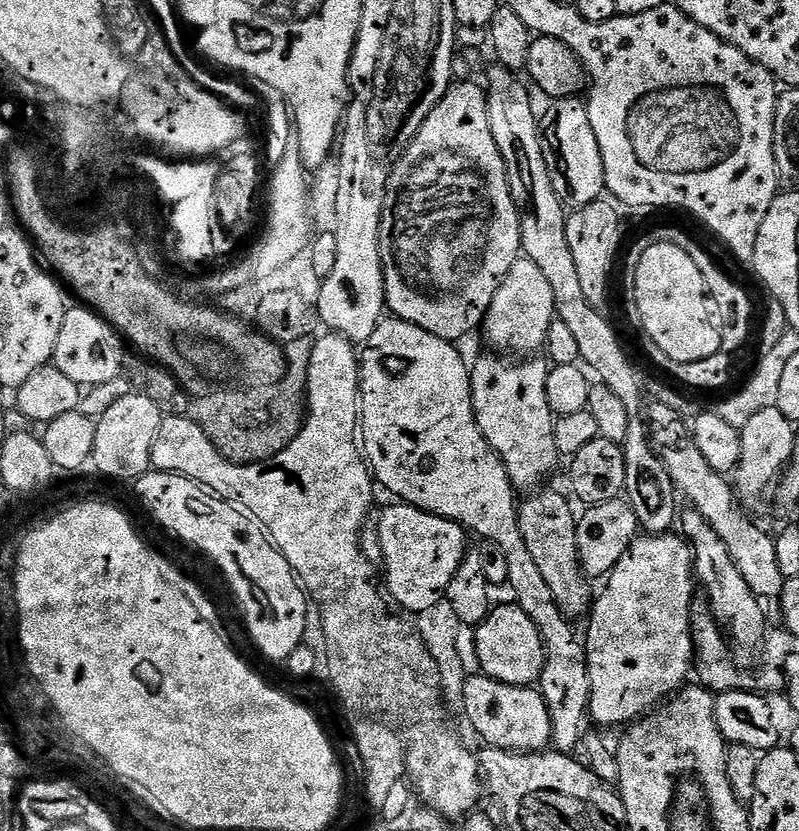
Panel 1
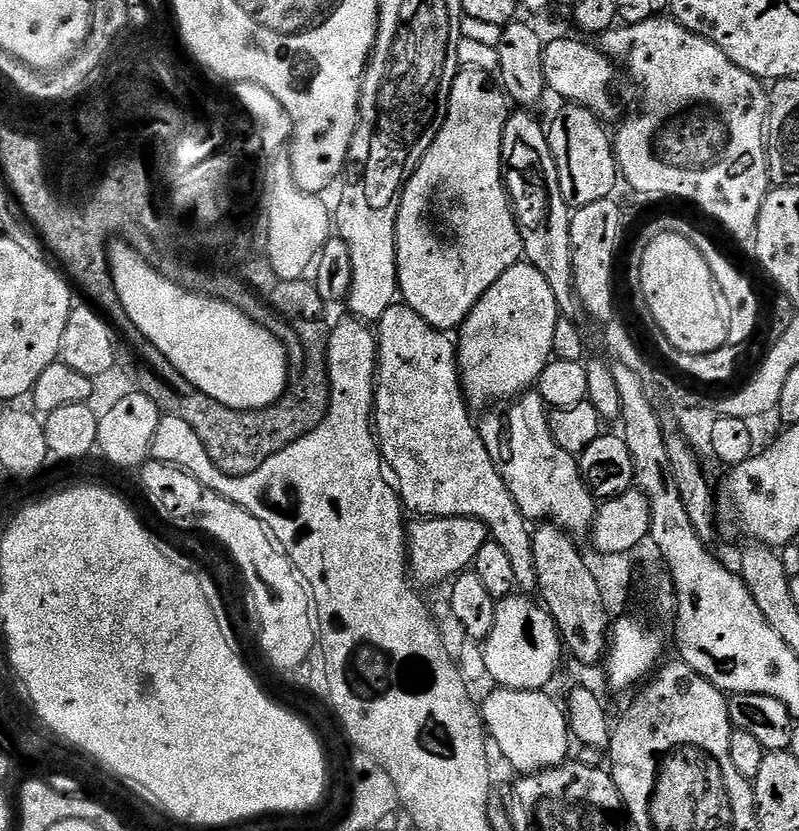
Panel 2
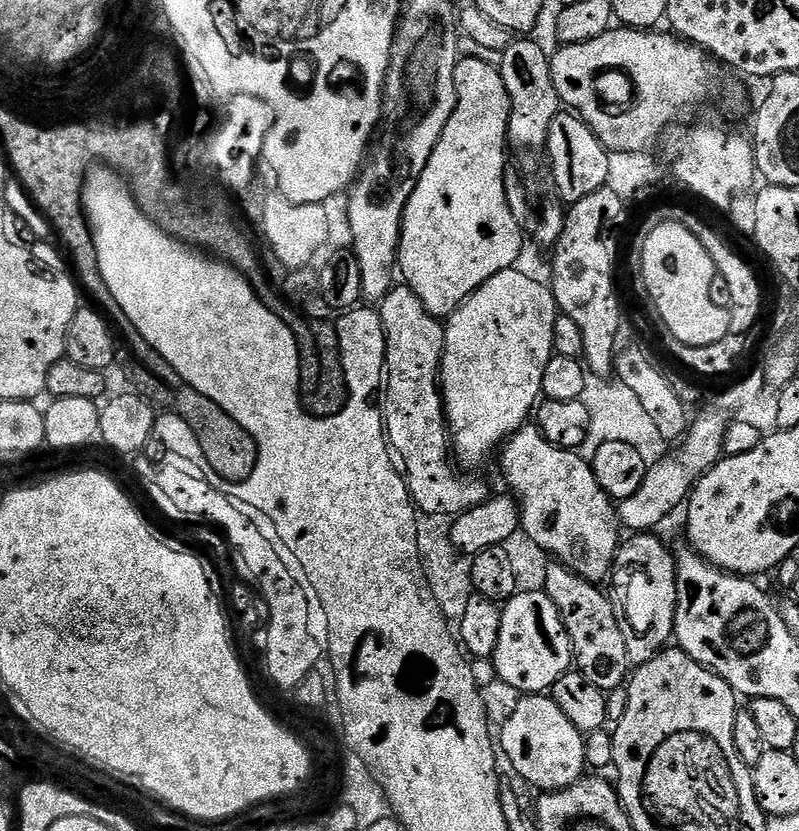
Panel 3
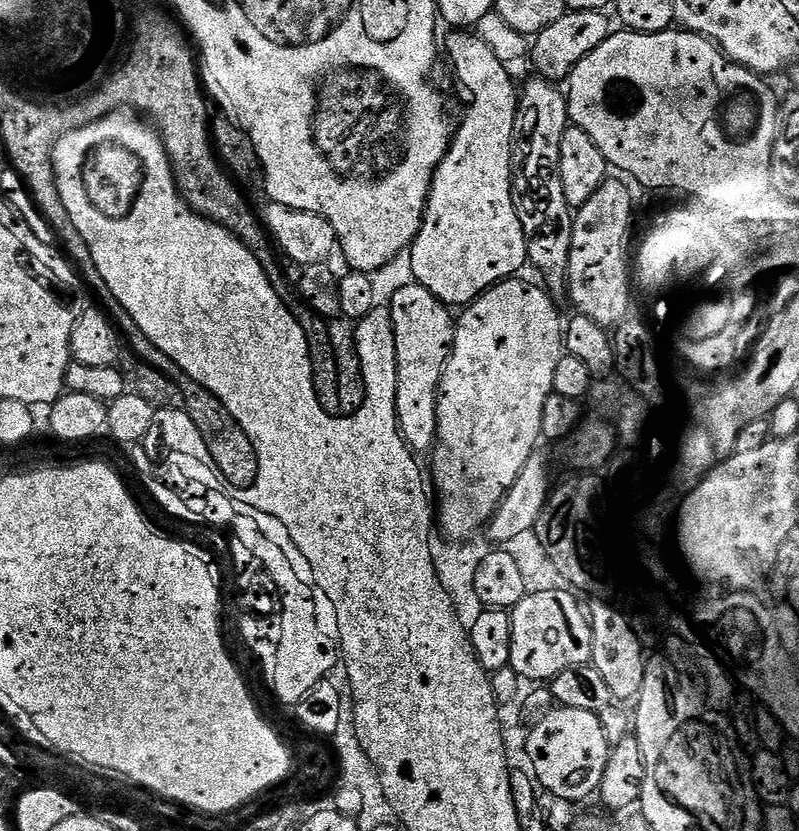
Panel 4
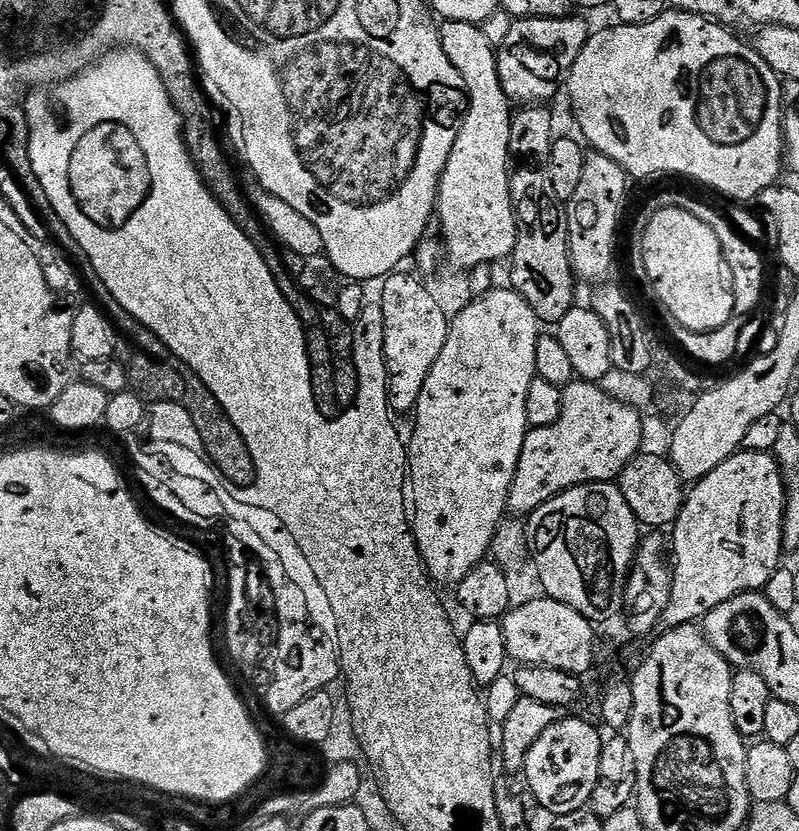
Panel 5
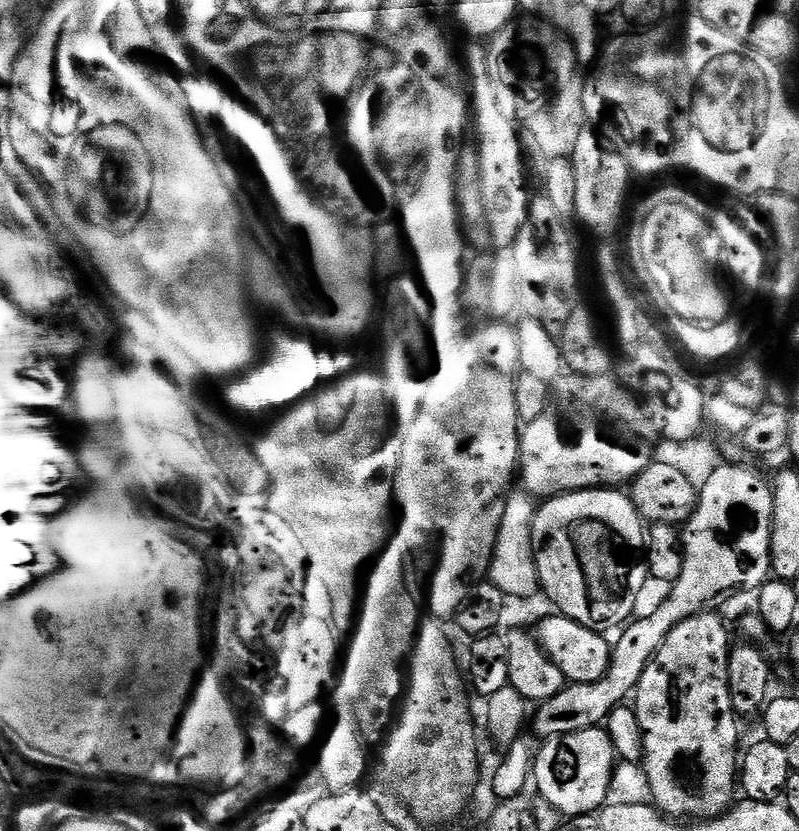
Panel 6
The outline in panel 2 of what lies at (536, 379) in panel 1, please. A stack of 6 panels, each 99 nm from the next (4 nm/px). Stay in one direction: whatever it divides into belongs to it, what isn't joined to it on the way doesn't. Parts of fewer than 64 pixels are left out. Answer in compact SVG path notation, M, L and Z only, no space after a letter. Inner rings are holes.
M529 390L523 396L516 397L507 405L504 416L500 412L492 412L483 421L479 421L480 437L502 478L506 482L506 490L514 498L518 510L529 522L551 522L573 537L587 537L592 531L592 523L596 521L598 501L590 494L586 482L580 473L577 457L572 456L558 442L554 442L554 434L550 434L548 421L549 407L541 398L539 391Z

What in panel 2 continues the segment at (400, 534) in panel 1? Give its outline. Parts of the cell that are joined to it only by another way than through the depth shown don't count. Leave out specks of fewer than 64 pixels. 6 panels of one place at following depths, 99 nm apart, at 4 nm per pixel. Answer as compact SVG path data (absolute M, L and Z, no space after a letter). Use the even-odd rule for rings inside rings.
M451 516L450 518L420 518L415 521L416 525L411 525L408 534L408 563L410 565L411 575L414 577L417 585L440 584L443 580L451 581L462 572L469 571L475 565L478 558L478 550L490 538L488 535L488 525L480 520L466 518L465 516Z

